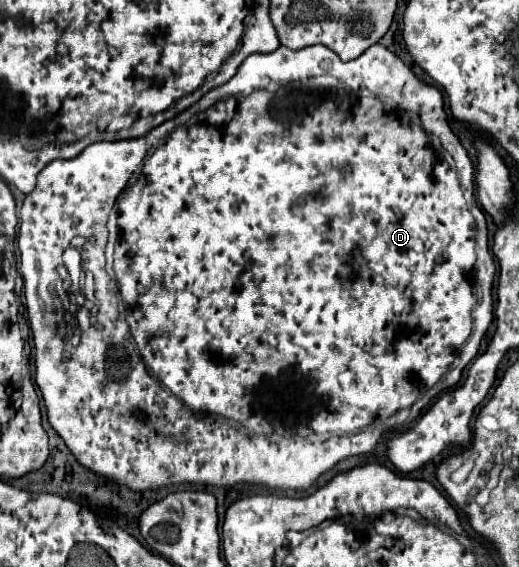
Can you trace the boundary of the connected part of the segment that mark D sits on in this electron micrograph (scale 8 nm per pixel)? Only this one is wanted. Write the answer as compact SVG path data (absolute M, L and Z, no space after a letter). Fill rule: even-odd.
M377 43L377 45L371 45L371 47L369 47L369 49L367 49L367 51L365 51L365 53L363 53L363 55L359 55L359 57L357 57L357 59L353 59L353 61L347 61L347 63L345 63L345 61L341 61L341 59L339 59L339 57L337 57L337 55L335 55L335 53L333 53L333 51L331 51L331 49L329 49L329 47L325 47L325 45L313 45L313 47L303 47L303 49L299 49L299 51L293 51L293 49L289 49L289 47L279 47L279 49L277 49L277 51L273 51L273 53L265 53L265 55L249 55L249 57L247 57L247 59L245 59L245 61L243 61L243 63L241 63L241 69L237 69L237 75L235 75L235 77L233 77L233 81L229 81L229 85L221 85L221 89L213 89L213 93L207 93L207 95L205 95L205 97L203 97L203 99L201 99L201 101L199 101L199 103L195 103L195 105L193 105L193 107L189 107L189 109L187 109L187 111L183 111L183 113L181 113L181 115L177 115L177 117L175 117L175 119L171 119L171 121L165 121L165 123L163 123L163 125L159 125L159 127L155 127L155 129L151 129L151 131L149 131L149 133L147 133L147 135L143 135L143 137L135 137L135 139L123 139L123 141L113 141L113 143L97 143L97 145L89 145L89 147L85 147L85 149L83 149L83 151L81 151L81 155L77 155L77 157L75 157L75 159L73 159L73 161L53 161L53 163L49 163L49 165L47 165L47 167L45 167L45 169L43 169L43 171L41 171L41 173L39 173L39 177L37 177L37 187L35 187L35 191L33 191L33 193L29 193L29 195L27 195L27 197L25 197L25 201L23 201L23 207L21 207L21 215L19 215L19 219L21 219L21 223L19 223L19 234L18 234L18 236L17 236L17 245L19 245L19 251L21 251L21 275L23 275L23 283L25 283L25 303L27 303L27 315L29 315L29 323L31 323L31 331L33 331L33 343L35 343L35 379L37 379L37 385L39 385L39 389L41 389L41 395L43 395L43 399L45 399L45 407L47 407L47 415L49 415L49 423L51 423L51 427L53 427L53 429L55 429L55 431L57 431L57 433L59 433L59 435L61 435L61 437L63 437L63 441L65 441L65 443L67 443L67 447L69 447L69 449L71 449L71 451L73 451L73 455L75 455L75 457L77 457L77 461L79 461L79 463L81 463L81 465L85 465L85 467L87 467L87 469L91 469L91 471L95 471L95 473L99 473L99 475L103 475L103 477L109 477L109 479L113 479L113 481L119 481L119 483L125 483L125 485L127 485L127 487L131 487L131 489L135 489L135 491L145 491L145 489L153 489L153 487L161 487L161 485L169 485L169 483L203 483L203 485L225 485L225 487L233 487L233 485L237 485L237 483L249 483L249 481L251 481L251 483L263 483L263 485L269 485L269 487L281 487L281 489L307 489L307 487L309 487L309 485L311 485L311 483L313 483L313 481L315 481L315 479L317 479L317 477L319 477L319 475L321 475L321 473L323 473L323 471L327 471L327 469L331 469L331 467L333 467L333 465L337 465L337 463L339 463L339 461L341 461L341 459L345 459L345 457L351 457L351 455L361 455L361 453L367 453L367 451L371 451L371 449L373 449L373 447L375 447L375 445L377 445L377 441L379 441L379 437L382 437L382 435L383 435L383 434L384 434L384 433L385 433L385 432L387 432L387 431L389 431L389 432L397 432L397 431L400 431L400 430L401 430L401 429L402 429L402 428L403 428L403 427L404 427L404 426L405 426L405 428L406 428L406 427L408 427L408 425L409 425L409 421L413 421L413 419L415 419L415 417L417 417L417 415L419 415L419 411L421 411L421 409L425 409L425 407L427 407L427 405L429 405L429 401L431 401L431 399L433 399L433 397L435 397L435 395L437 395L437 393L439 393L439 391L443 391L443 389L449 389L449 387L453 387L453 385L457 385L457 381L459 381L459 379L461 379L461 373L463 373L463 369L465 369L465 365L467 365L467 363L469 363L469 361L471 361L471 359L473 359L473 357L475 357L475 355L477 355L477 351L479 351L479 341L481 341L481 337L483 337L483 335L485 335L485 331L487 331L487 327L489 327L489 325L491 325L491 319L493 319L493 297L491 297L491 287L493 287L493 279L495 279L495 263L493 263L493 255L491 255L491 251L489 251L489 243L487 243L487 225L485 225L485 213L483 213L483 211L481 211L481 209L479 209L479 205L477 205L477 201L475 201L475 185L473 185L473 163L471 163L471 159L469 159L469 155L467 155L467 151L465 151L465 149L463 149L463 145L461 145L461 143L459 143L459 139L457 139L457 137L455 137L455 133L453 133L453 131L451 131L451 127L449 127L449 121L447 121L447 113L445 113L445 109L443 109L443 95L441 95L441 91L439 91L439 89L437 89L437 87L431 87L431 85L427 85L427 83L425 83L425 81L421 81L421 79L419 79L419 77L417 77L417 75L415 75L415 73L413 73L413 71L411 71L411 69L409 69L409 67L407 67L407 65L405 65L405 63L403 63L403 61L401 61L401 59L399 59L399 57L397 57L397 55L395 55L395 53L391 53L391 51L389 51L389 49L385 49L385 47L383 47L383 45L379 45L379 43ZM297 82L298 82L298 89L293 89L293 87L289 87L289 86L290 86L290 85L292 85L292 84L295 84L295 83L297 83ZM129 177L131 177L131 185L129 185L129 187L127 187L127 191L125 191L125 193L123 193L123 195L121 195L121 201L119 201L119 209L117 209L117 225L119 225L119 241L117 241L117 247L115 247L115 263L113 263L113 265L115 265L115 273L117 273L117 283L119 283L119 293L121 293L121 299L123 299L123 303L125 303L125 309L127 309L127 311L125 311L125 313L127 313L127 321L129 321L129 327L131 327L131 335L133 335L133 339L135 339L135 341L137 341L137 347L139 347L139 351L141 351L141 355L139 355L139 353L137 353L137 347L135 347L135 345L133 345L133 341L131 341L131 337L129 337L129 333L127 333L127 335L125 335L125 337L117 337L117 333L115 333L115 331L117 331L117 319L119 319L119 293L117 293L117 283L115 283L115 281L113 281L113 279L111 279L111 277L109 277L109 275L103 275L103 273L105 273L105 271L103 271L103 267L97 267L97 277L95 277L95 299L97 299L97 301L95 301L95 307L93 307L93 311L91 311L91 313L89 313L89 319L91 319L91 327L89 327L89 331L91 331L91 333L81 333L81 331L79 331L79 329L75 329L75 327L67 327L67 321L65 321L65 319L67 319L67 317L65 317L65 315L61 315L61 313L65 313L65 305L61 305L61 297L59 297L59 295L61 295L61 290L64 290L64 289L63 289L63 286L62 286L62 281L61 281L61 280L60 280L60 278L59 278L59 276L58 276L58 274L57 274L57 267L59 267L59 265L61 265L61 255L63 255L63 251L65 251L65 249L67 249L67 247L69 247L69 243L71 243L71 239L73 239L73 237L75 237L75 235L83 235L83 237L85 237L85 247L83 247L83 249L85 249L85 253L87 253L87 257L89 257L89 265L105 265L105 245L107 245L107 217L109 217L109 211L111 211L111 209L113 209L113 205L115 205L115 199L117 199L117 197L119 197L119 193L121 193L121 191L123 191L123 187L125 187L125 185L127 185L127 181L129 181ZM293 265L297 265L297 289L295 289L295 287L293 287ZM59 335L61 335L61 337L63 337L63 339L65 339L65 349L67 349L67 351L69 351L69 353L71 353L71 355L63 355L63 347L59 347L59 345L63 345L63 341L61 341L61 337L59 337ZM141 357L143 357L143 361L145 361L145 363L147 363L147 365L149 365L149 369L151 369L151 373L153 373L153 375L155 375L155 377L157 377L157 379L159 379L159 381L161 381L161 383L163 383L163 385L165 385L165 387L167 387L167 389L165 389L165 387L163 387L163 385L161 385L161 383L159 383L159 381L157 381L157 379L155 379L155 377L151 377L151 375L149 375L149 371L147 371L147 367L145 367L145 363L143 363L143 361L141 361ZM275 415L285 415L285 417L287 417L287 415L303 415L303 419L301 419L301 423L305 423L305 425L307 425L307 423L309 423L309 425L313 425L313 429L315 429L315 433L317 433L317 437L315 437L315 435L309 435L309 437L301 437L301 435L297 435L297 433L293 433L293 435L287 435L287 433L285 433L285 431L279 431L279 429L275 429ZM395 417L399 417L399 420L398 420L398 421L399 421L399 426L398 426L398 427L396 427L396 422L395 422L395 424L392 424L392 425L391 425L391 424L387 424L387 423L391 423L391 421L393 421L393 419L395 419Z

